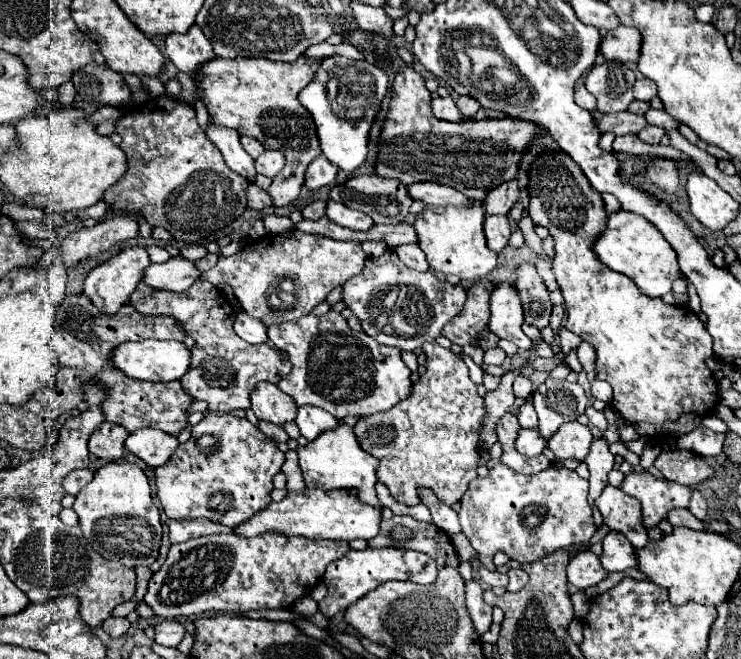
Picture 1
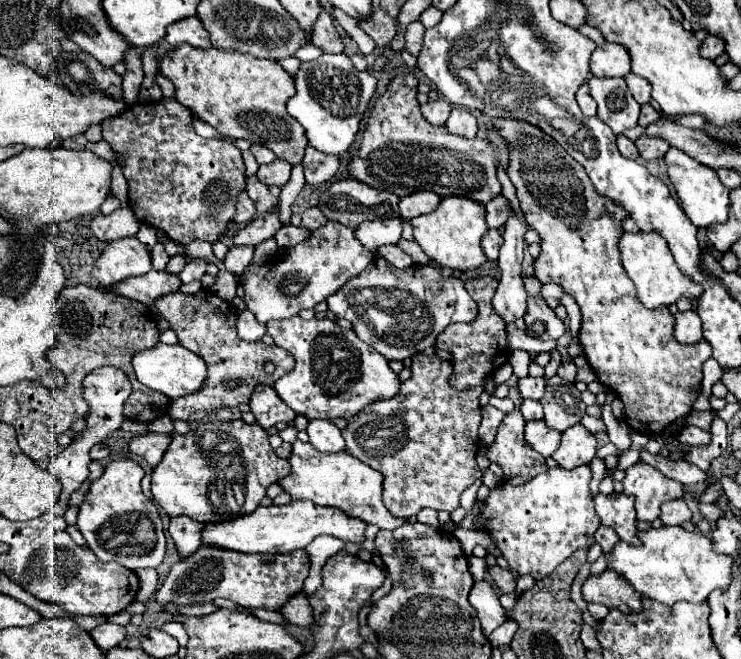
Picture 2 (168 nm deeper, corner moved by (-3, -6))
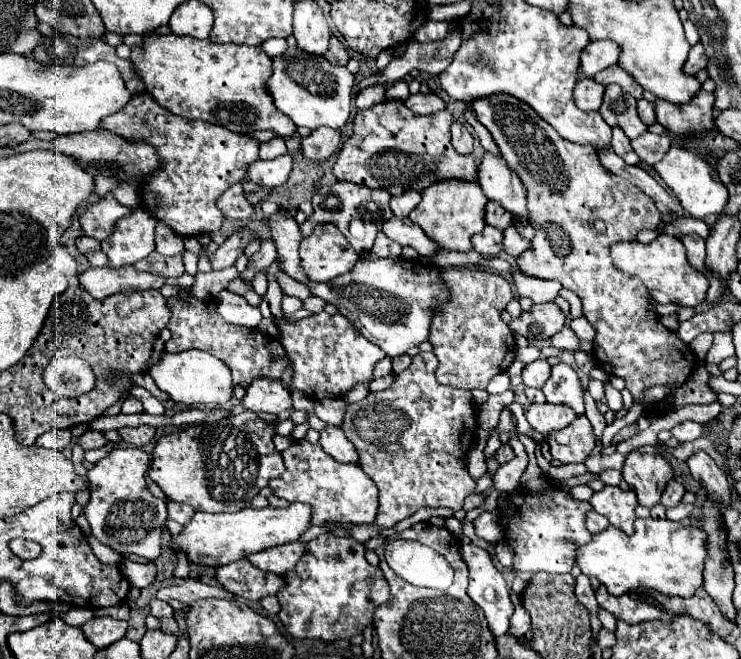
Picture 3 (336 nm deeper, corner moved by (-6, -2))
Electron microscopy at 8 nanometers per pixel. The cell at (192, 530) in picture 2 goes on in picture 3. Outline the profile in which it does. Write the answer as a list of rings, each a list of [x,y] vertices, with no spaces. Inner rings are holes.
[[[167,501],[167,513],[173,521],[185,525],[189,523],[189,519],[193,517],[193,507],[191,505],[185,505],[185,503],[177,503],[177,501]]]

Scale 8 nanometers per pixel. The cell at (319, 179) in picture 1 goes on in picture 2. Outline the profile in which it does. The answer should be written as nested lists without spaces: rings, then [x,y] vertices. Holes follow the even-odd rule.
[[[308,145],[302,167],[304,167],[306,183],[318,187],[318,185],[328,183],[336,175],[336,171],[340,167],[340,161],[338,161],[338,157],[324,155],[324,153],[316,151],[312,145]]]

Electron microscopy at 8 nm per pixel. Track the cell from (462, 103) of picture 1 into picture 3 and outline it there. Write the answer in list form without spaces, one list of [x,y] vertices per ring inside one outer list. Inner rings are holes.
[[[455,121],[451,127],[451,135],[453,135],[451,143],[459,155],[471,155],[473,153],[473,137],[463,123]]]

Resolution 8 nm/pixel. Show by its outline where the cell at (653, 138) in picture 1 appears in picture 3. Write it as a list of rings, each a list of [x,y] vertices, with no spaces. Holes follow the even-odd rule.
[[[643,133],[631,141],[631,147],[639,155],[639,159],[647,165],[655,165],[671,147],[671,139],[667,135],[653,135],[653,133]]]

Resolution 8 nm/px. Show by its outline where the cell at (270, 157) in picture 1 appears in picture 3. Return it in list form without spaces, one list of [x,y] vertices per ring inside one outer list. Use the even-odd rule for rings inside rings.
[[[289,153],[275,159],[257,159],[255,163],[251,163],[247,177],[261,187],[279,187],[287,181],[291,167],[293,159]]]

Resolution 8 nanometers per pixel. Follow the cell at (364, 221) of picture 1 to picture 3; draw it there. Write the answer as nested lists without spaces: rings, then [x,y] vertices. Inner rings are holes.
[[[391,217],[389,221],[383,223],[381,231],[389,239],[393,239],[395,243],[401,243],[401,247],[405,247],[405,245],[413,247],[423,257],[425,255],[435,255],[437,251],[441,251],[441,247],[435,241],[427,239],[427,235],[419,227],[415,227],[415,223],[411,223],[409,217],[403,217],[403,219]]]

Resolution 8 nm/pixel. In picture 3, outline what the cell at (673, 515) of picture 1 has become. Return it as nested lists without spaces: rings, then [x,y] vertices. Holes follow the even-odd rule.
[[[673,479],[673,483],[665,487],[665,491],[663,491],[663,495],[661,495],[661,503],[663,503],[665,507],[675,507],[675,505],[681,501],[683,493],[685,493],[685,487],[683,487],[679,481]]]

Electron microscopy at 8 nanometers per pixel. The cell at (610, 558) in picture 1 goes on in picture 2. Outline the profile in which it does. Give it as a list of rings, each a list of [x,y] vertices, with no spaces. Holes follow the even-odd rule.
[[[600,525],[598,527],[598,531],[596,531],[596,543],[600,543],[600,547],[602,547],[602,551],[608,555],[608,551],[612,551],[612,547],[620,541],[620,537],[616,535],[616,531],[612,531],[610,527],[604,527],[604,525]]]

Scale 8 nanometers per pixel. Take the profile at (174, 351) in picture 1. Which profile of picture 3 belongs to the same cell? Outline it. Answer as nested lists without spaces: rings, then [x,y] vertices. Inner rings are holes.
[[[191,349],[181,353],[163,353],[161,361],[149,369],[153,381],[161,391],[165,391],[175,403],[181,405],[205,405],[205,407],[223,407],[233,397],[233,379],[229,367],[203,351]]]

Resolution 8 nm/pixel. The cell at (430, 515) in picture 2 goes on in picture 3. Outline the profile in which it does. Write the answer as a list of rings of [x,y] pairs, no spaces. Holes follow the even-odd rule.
[[[305,439],[293,441],[293,445],[283,453],[285,457],[285,473],[271,479],[269,487],[273,495],[287,499],[291,503],[307,503],[313,511],[311,527],[325,523],[373,523],[377,517],[377,487],[371,479],[361,471],[359,465],[337,463],[331,459],[319,445],[311,445]]]

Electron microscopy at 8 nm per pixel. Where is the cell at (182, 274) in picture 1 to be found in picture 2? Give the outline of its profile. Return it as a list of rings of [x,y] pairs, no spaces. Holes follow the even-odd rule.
[[[152,269],[152,271],[148,271],[148,275],[132,277],[132,279],[126,279],[122,283],[118,283],[112,291],[118,293],[118,295],[124,295],[128,299],[150,305],[160,295],[168,295],[168,293],[178,291],[180,285],[182,283],[180,283],[178,275],[168,273],[168,271]]]

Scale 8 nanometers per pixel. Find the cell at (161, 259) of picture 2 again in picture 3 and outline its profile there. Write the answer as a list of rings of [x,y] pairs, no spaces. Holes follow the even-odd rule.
[[[159,223],[155,235],[155,249],[161,255],[181,255],[185,251],[183,237],[175,235],[175,231],[171,231],[171,227],[167,227],[165,223]]]

